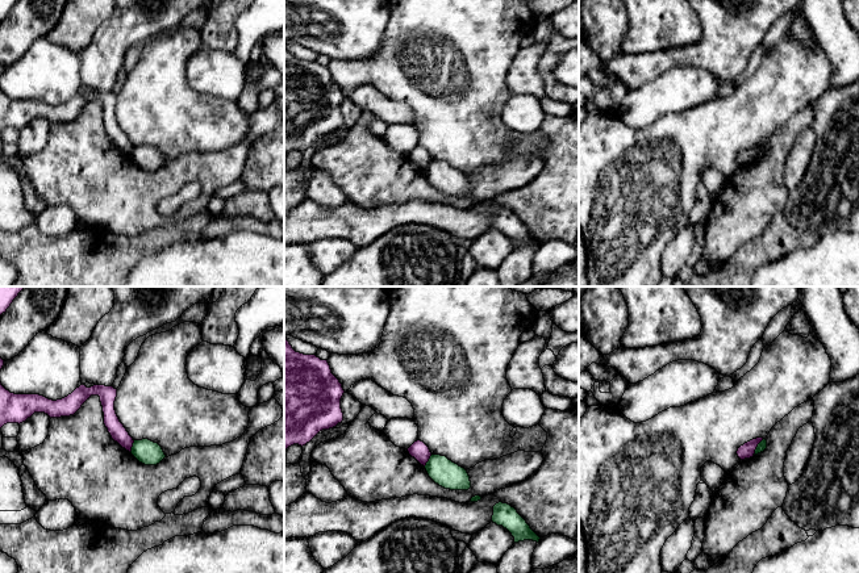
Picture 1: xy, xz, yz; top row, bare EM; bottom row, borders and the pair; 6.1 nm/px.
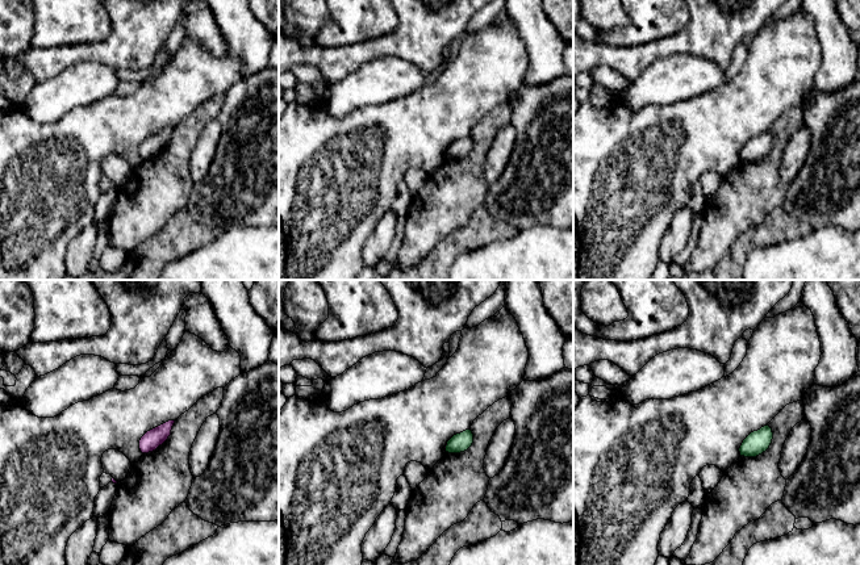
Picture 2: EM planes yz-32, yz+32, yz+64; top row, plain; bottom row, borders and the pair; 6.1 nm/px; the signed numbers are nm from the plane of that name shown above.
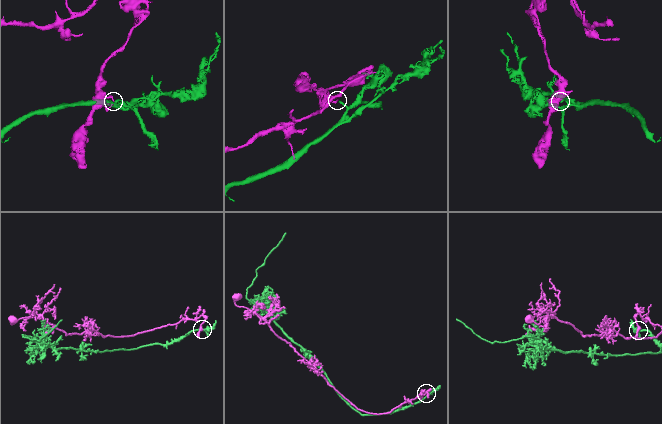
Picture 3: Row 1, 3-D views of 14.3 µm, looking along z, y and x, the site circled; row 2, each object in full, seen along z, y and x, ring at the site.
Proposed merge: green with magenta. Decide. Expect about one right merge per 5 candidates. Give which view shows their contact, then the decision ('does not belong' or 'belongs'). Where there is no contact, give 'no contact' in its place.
yz | does not belong

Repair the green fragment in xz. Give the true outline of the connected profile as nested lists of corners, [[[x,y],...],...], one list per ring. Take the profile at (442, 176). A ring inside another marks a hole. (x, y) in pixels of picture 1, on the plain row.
[[[431,160],[425,171],[429,183],[439,192],[450,196],[468,196],[471,187],[467,176],[446,162]]]

